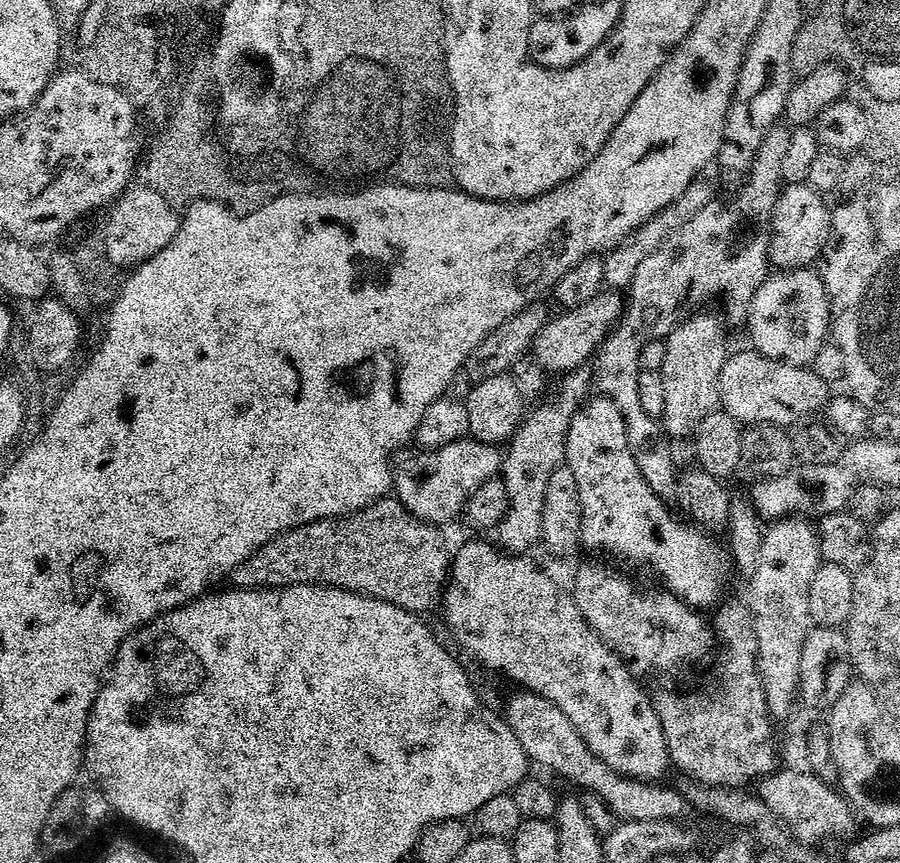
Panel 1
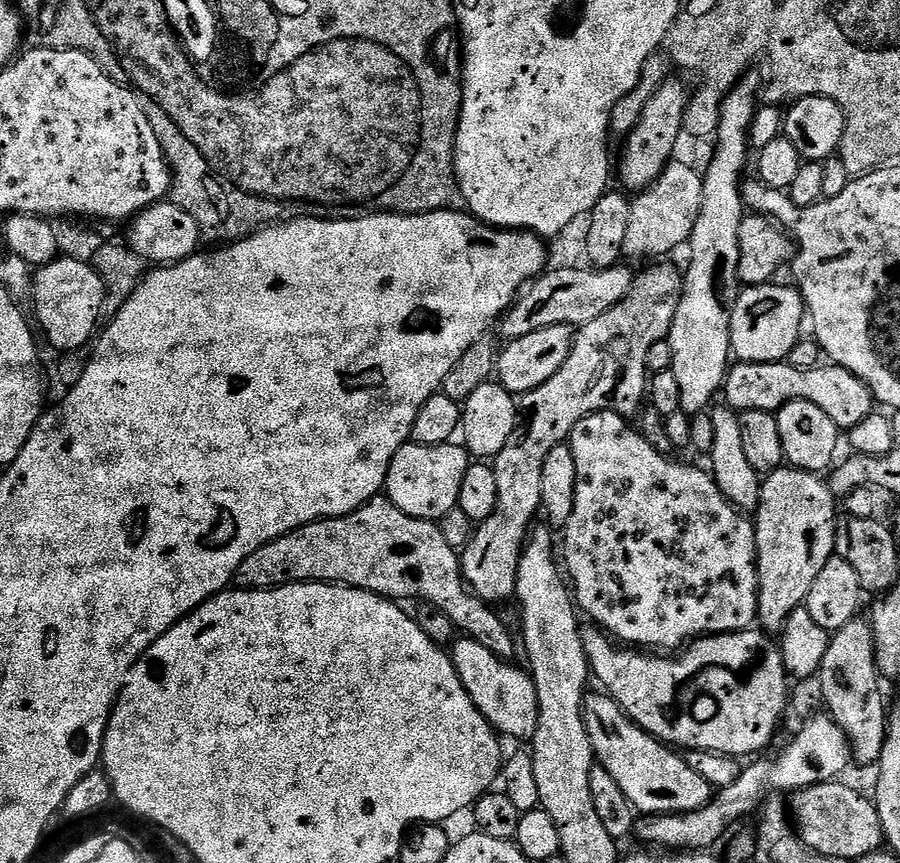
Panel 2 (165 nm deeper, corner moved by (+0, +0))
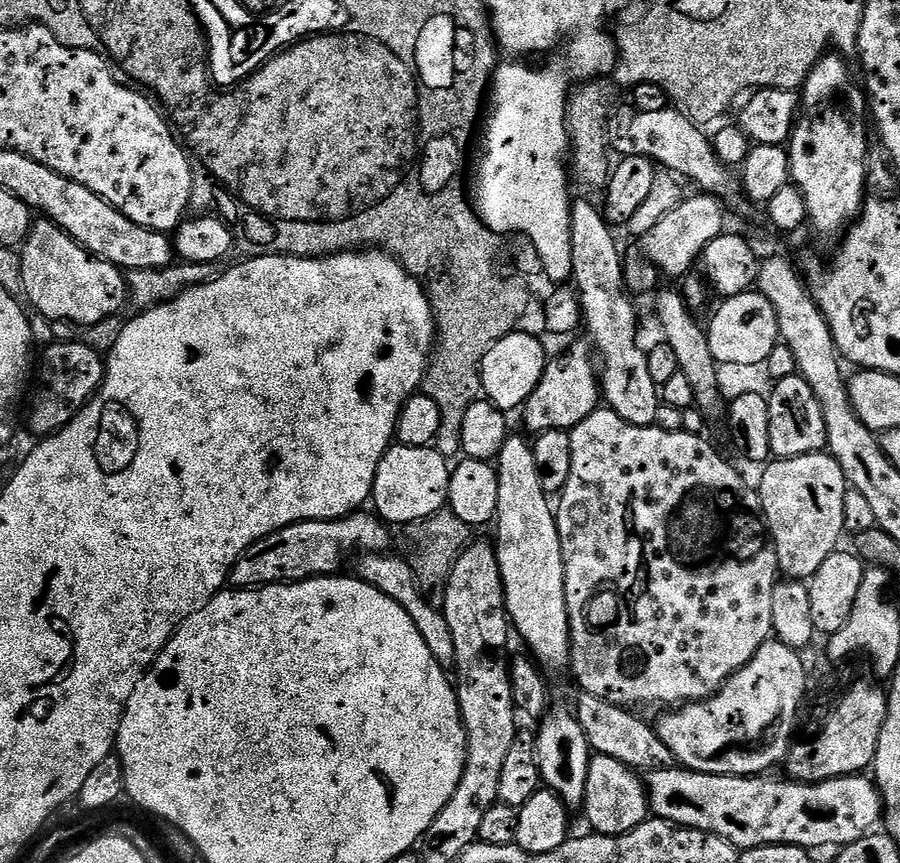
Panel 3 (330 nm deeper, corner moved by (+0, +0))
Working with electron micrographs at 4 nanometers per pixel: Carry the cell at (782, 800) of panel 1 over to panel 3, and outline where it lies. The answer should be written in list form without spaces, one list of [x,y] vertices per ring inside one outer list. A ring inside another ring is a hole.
[[[588,692],[579,693],[577,697],[578,700],[576,705],[574,705],[576,719],[586,732],[588,744],[591,745],[597,755],[617,758],[618,761],[622,762],[628,768],[633,768],[644,774],[653,772],[654,770],[673,768],[677,765],[673,752],[658,738],[653,725],[651,723],[646,724],[642,719],[632,714],[631,712],[633,711],[631,709],[623,705],[606,702],[605,699],[597,698]]]

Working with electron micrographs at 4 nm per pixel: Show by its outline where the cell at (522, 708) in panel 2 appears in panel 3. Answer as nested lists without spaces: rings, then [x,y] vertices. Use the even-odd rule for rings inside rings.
[[[387,551],[366,552],[355,557],[356,569],[354,575],[358,580],[364,580],[370,586],[382,590],[390,598],[394,598],[410,614],[414,626],[418,626],[418,634],[426,641],[430,654],[446,670],[451,669],[456,662],[454,654],[454,637],[450,635],[450,626],[446,626],[446,618],[439,607],[436,608],[431,599],[425,597],[419,583],[417,583],[416,569],[407,559],[400,556],[388,556]]]

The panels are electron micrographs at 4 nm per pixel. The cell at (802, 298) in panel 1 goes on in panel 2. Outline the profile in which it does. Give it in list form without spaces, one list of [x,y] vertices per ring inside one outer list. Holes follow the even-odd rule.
[[[777,282],[753,284],[731,305],[730,338],[737,361],[745,364],[779,364],[787,361],[790,350],[802,339],[800,323],[805,323],[804,299],[795,287],[783,288]]]

